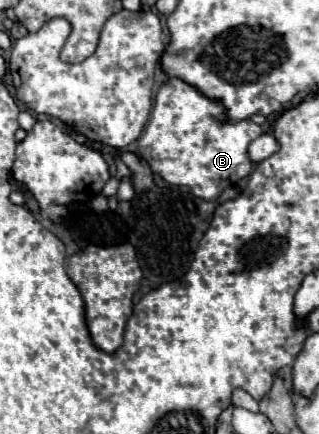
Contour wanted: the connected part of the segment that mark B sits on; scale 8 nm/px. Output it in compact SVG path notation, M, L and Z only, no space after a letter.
M171 77L157 91L151 119L137 141L137 153L167 183L185 185L201 199L217 199L225 187L235 185L253 171L247 145L261 135L263 129L251 119L231 121L221 101L205 97L179 77Z

